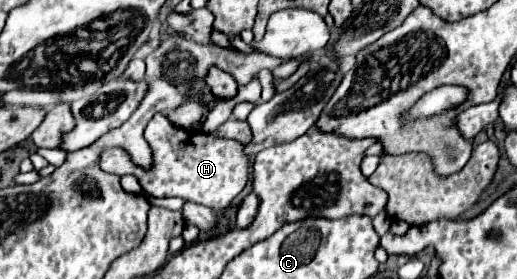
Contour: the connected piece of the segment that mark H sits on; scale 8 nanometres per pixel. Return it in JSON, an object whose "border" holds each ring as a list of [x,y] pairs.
{"border":[[[156,114],[146,130],[144,138],[148,140],[154,152],[154,168],[150,172],[140,170],[130,162],[130,156],[122,148],[108,148],[100,156],[100,168],[110,174],[134,174],[142,190],[154,198],[180,196],[184,200],[214,208],[218,212],[226,210],[230,202],[244,190],[252,172],[252,158],[244,152],[244,144],[232,138],[214,138],[208,132],[176,128],[164,114]]]}

